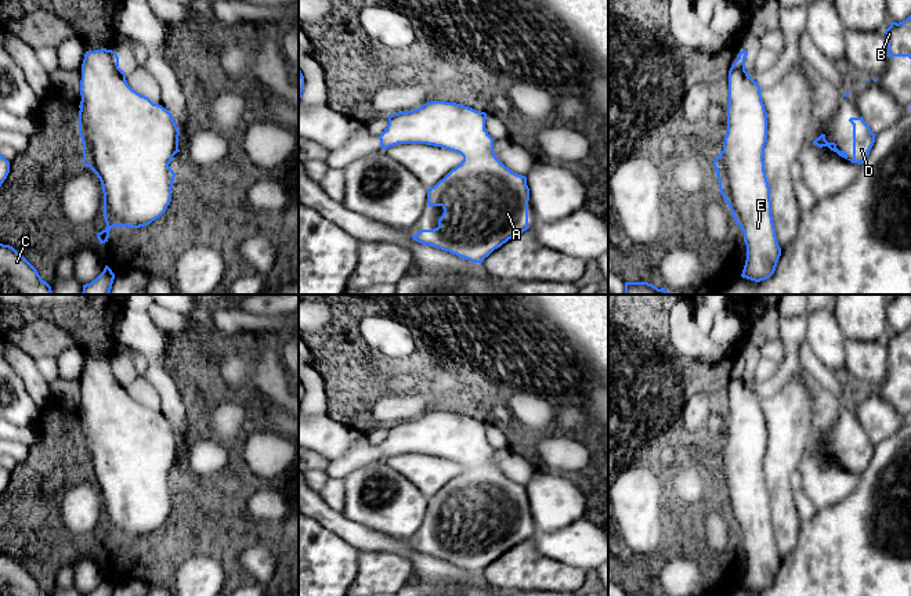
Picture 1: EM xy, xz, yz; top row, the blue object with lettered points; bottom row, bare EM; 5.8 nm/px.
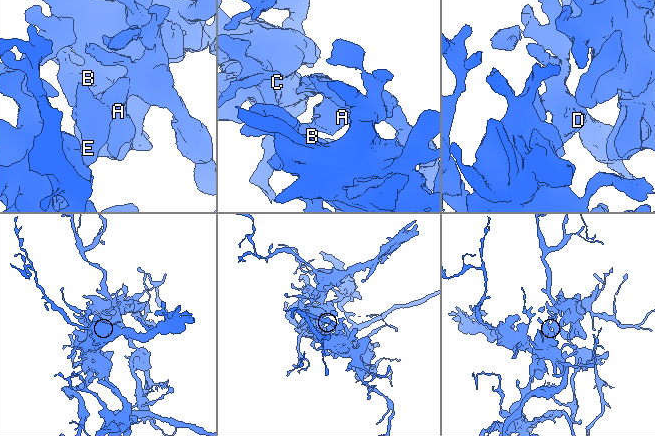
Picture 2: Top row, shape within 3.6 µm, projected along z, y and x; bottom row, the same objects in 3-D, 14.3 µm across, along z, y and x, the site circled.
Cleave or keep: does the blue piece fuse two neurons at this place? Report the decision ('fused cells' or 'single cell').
single cell

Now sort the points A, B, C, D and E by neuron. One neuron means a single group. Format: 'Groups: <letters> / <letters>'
Groups: A B C D E

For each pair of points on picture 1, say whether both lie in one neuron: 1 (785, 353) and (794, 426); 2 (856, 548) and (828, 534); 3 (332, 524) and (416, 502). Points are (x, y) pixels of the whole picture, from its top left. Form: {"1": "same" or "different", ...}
{"1": "different", "2": "same", "3": "different"}

